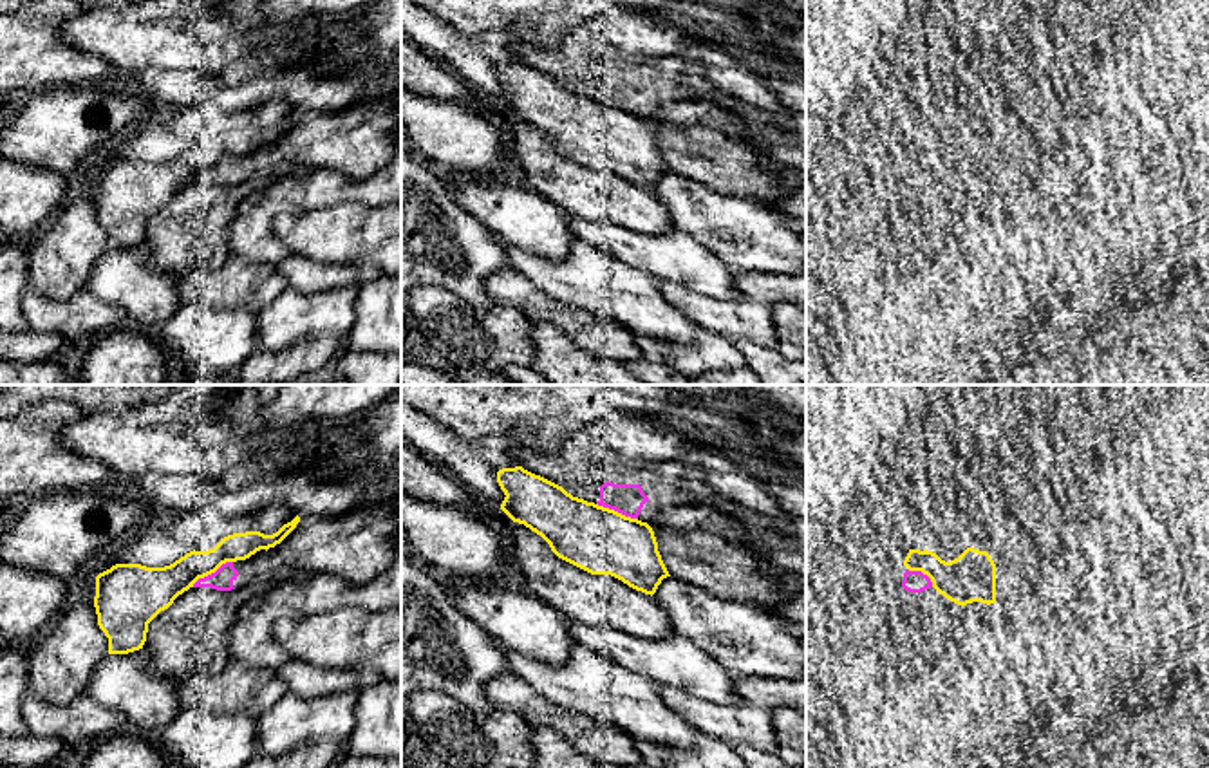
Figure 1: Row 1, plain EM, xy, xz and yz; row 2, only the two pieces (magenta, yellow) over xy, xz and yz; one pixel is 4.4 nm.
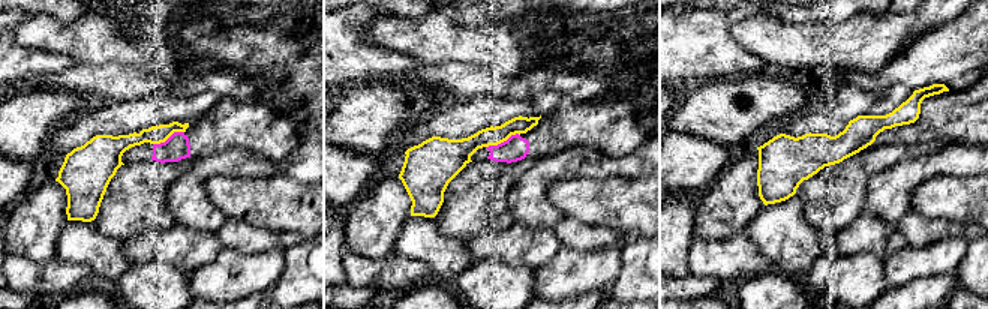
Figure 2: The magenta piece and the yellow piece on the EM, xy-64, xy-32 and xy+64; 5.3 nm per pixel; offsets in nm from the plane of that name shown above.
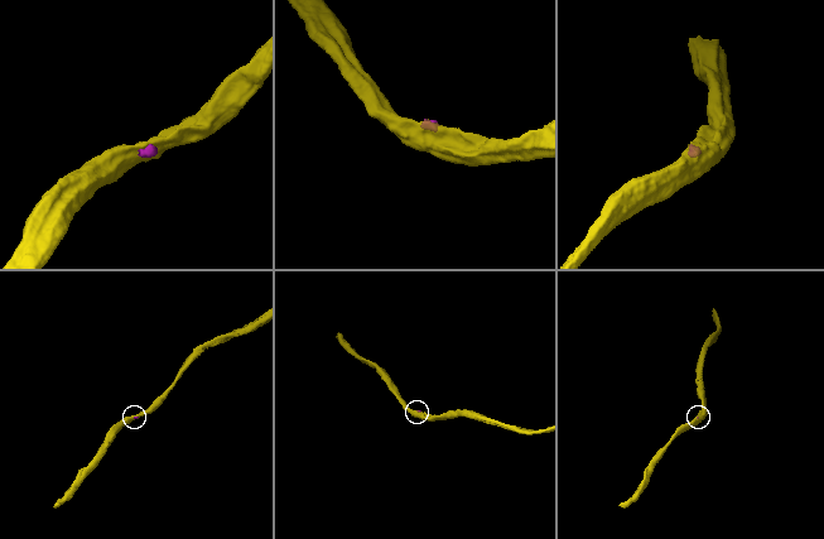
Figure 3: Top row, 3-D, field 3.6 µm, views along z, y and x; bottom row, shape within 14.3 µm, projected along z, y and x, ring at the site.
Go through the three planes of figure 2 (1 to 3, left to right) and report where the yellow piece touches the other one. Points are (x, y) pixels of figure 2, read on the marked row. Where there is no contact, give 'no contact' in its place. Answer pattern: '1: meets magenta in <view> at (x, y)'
1: meets magenta in xy-64 at (170, 137)
2: meets magenta in xy-32 at (504, 141)
3: no contact

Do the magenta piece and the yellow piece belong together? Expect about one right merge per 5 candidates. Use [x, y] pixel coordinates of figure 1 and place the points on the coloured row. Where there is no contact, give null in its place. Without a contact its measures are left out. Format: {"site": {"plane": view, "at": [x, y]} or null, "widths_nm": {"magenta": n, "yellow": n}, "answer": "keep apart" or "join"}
{"site": {"plane": "xy", "at": [212, 573]}, "widths_nm": {"magenta": 100, "yellow": 180}, "answer": "keep apart"}

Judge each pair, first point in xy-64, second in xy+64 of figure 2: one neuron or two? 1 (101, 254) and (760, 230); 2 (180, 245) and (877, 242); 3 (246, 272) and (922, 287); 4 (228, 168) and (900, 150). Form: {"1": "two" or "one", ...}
{"1": "one", "2": "one", "3": "two", "4": "two"}

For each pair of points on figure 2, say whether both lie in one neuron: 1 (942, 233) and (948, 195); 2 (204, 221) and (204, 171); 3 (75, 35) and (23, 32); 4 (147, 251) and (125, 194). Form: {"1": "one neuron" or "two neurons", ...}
{"1": "two neurons", "2": "one neuron", "3": "one neuron", "4": "two neurons"}

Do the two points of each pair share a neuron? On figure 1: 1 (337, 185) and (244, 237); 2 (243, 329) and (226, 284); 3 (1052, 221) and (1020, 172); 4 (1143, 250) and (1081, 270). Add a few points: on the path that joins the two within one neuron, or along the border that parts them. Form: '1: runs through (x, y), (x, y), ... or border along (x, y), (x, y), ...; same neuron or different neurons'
1: runs through (313, 190), (284, 196), (266, 214); same neuron
2: border along (192, 300), (219, 308), (246, 308), (255, 315); different neurons
3: border along (1049, 163), (1043, 206), (1011, 217); different neurons
4: border along (1121, 255), (1121, 266), (1126, 271); different neurons

